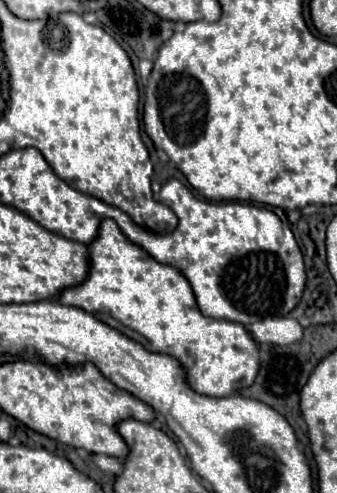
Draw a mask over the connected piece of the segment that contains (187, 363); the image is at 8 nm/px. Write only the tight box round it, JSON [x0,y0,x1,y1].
[58,219,260,397]

